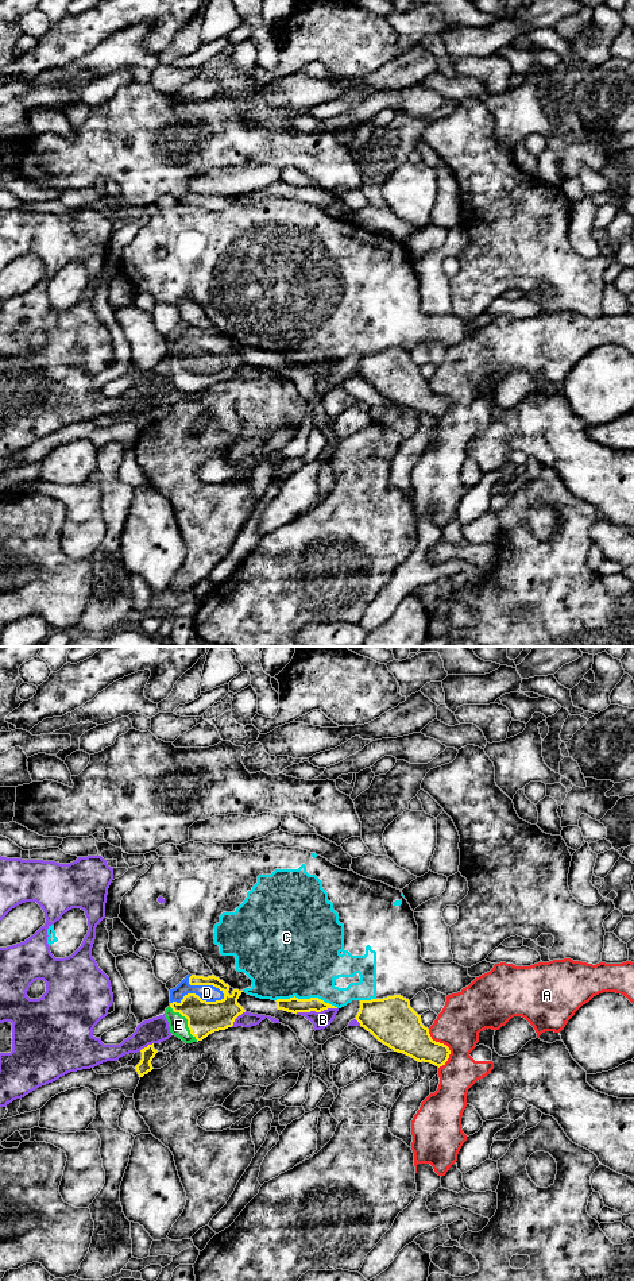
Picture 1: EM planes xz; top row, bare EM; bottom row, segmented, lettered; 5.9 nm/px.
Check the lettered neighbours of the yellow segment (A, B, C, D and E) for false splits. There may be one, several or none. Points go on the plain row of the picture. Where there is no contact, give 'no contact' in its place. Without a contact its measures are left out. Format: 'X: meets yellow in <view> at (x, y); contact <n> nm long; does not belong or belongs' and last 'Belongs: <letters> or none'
A: meets yellow in xz at (445, 397); contact 240 nm long; does not belong
B: meets yellow in xz at (316, 363); contact 260 nm long; does not belong
C: meets yellow in xz at (306, 351); contact 380 nm long; does not belong
D: meets yellow in xz at (197, 347); contact 340 nm long; belongs
E: meets yellow in xz at (188, 374); contact 280 nm long; belongs
Belongs: D, E

